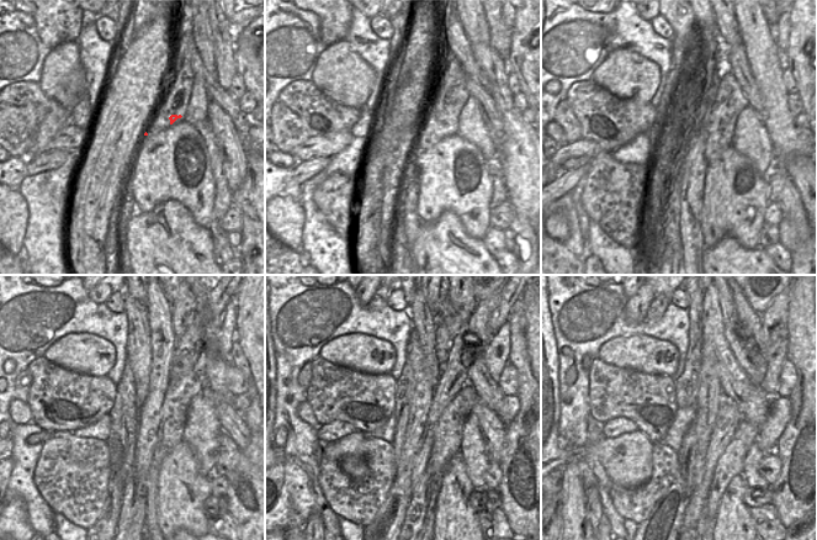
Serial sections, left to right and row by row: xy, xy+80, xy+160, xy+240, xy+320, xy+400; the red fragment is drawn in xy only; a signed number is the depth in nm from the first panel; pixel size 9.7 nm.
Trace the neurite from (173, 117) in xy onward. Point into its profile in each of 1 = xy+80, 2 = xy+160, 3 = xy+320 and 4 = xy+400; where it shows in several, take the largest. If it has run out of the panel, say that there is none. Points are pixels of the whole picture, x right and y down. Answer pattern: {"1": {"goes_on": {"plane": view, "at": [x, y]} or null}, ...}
{"1": {"goes_on": {"plane": "xy+80", "at": [449, 117]}}, "2": {"goes_on": {"plane": "xy+160", "at": [716, 144]}}, "3": {"goes_on": {"plane": "xy+320", "at": [447, 430]}}, "4": {"goes_on": {"plane": "xy+400", "at": [731, 462]}}}

